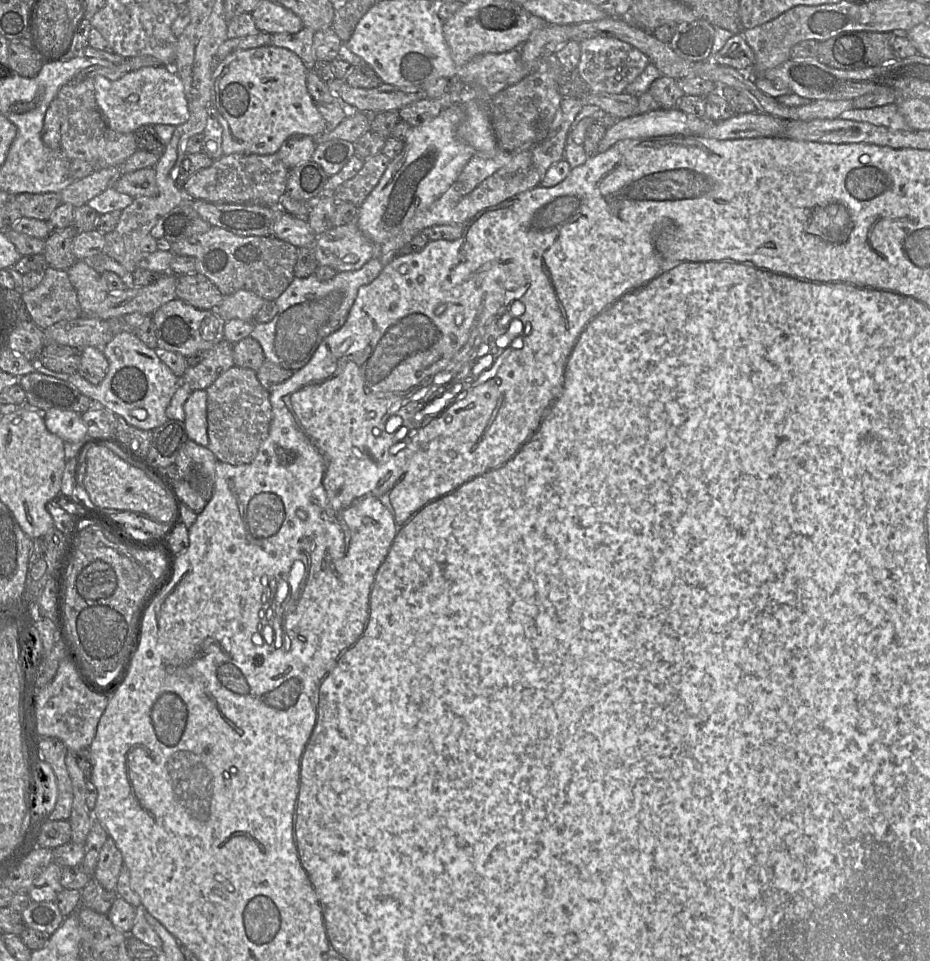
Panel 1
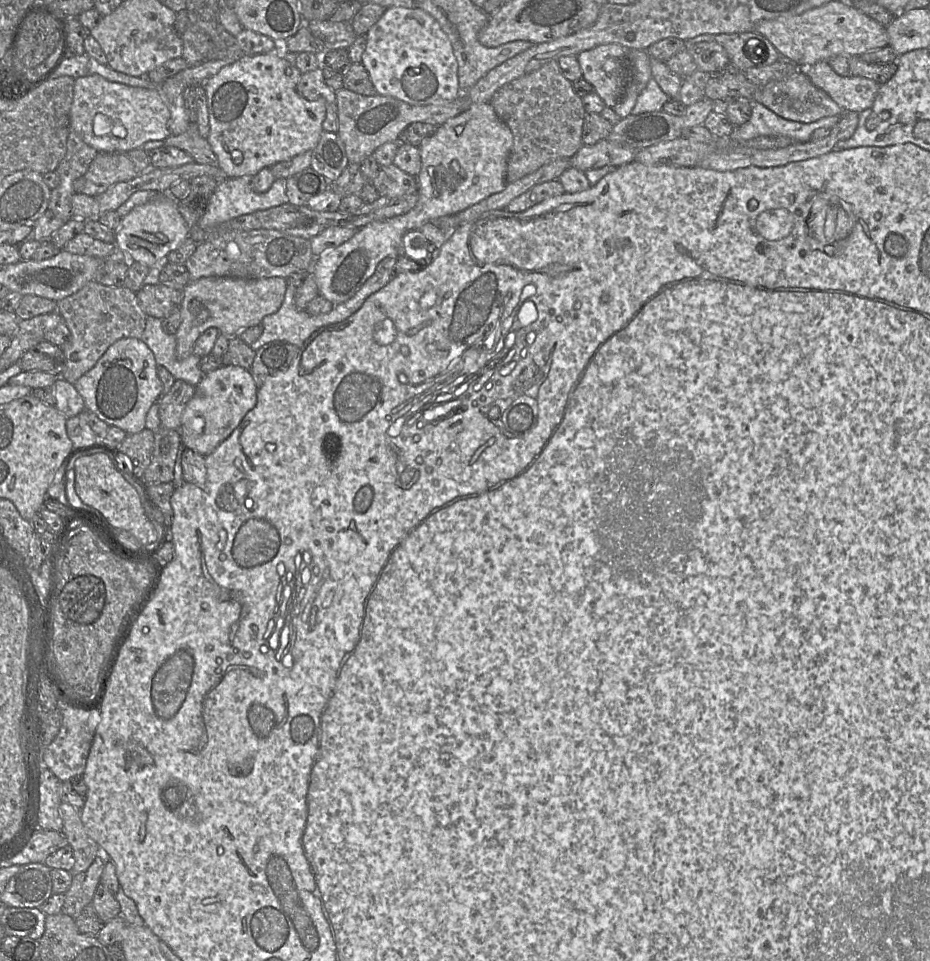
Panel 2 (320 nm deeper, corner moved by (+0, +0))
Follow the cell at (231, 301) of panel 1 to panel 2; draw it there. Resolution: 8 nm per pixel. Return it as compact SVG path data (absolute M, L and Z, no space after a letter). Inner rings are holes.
M210 276L190 281L183 288L181 324L175 333L176 356L179 359L188 357L193 352L197 338L210 327L232 337L248 327L260 324L265 316L277 312L281 307L287 286L287 280L282 277L243 279Z

